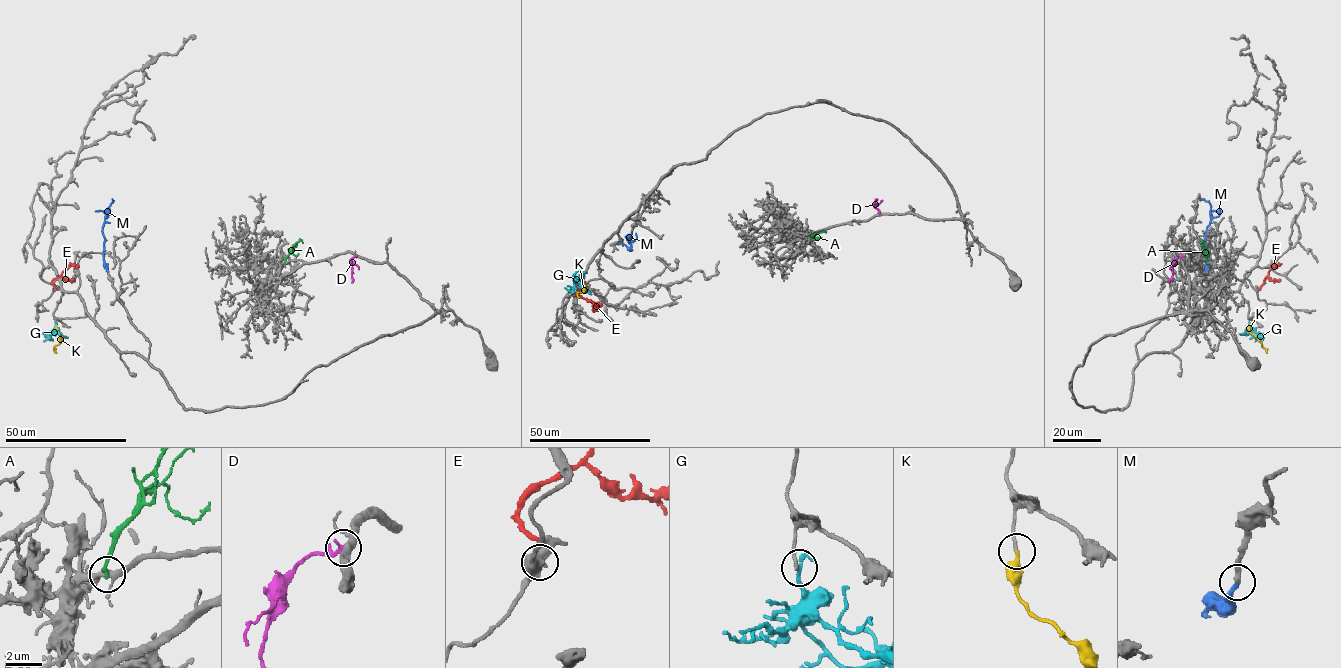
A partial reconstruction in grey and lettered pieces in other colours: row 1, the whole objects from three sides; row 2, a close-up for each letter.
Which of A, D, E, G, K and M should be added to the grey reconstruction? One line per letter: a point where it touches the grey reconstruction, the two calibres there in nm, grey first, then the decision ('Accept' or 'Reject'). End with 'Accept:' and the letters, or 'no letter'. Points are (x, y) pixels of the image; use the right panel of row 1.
A: Touches grey at (1207, 263). Thickness 260 nm (grey) against 240 nm. Reject
D: Touches grey at (1183, 256). Thickness 440 nm (grey) against 240 nm. Reject
E: Touches grey at (1259, 289). Thickness 440 nm (grey) against 240 nm. Reject
G: Touches grey at (1249, 325). Thickness 200 nm (grey) against 320 nm. Reject
K: Touches grey at (1249, 325). Thickness 190 nm (grey) against 400 nm. Accept
M: Touches grey at (1203, 271). Thickness 280 nm (grey) against 300 nm. Accept
Accept: K, M

